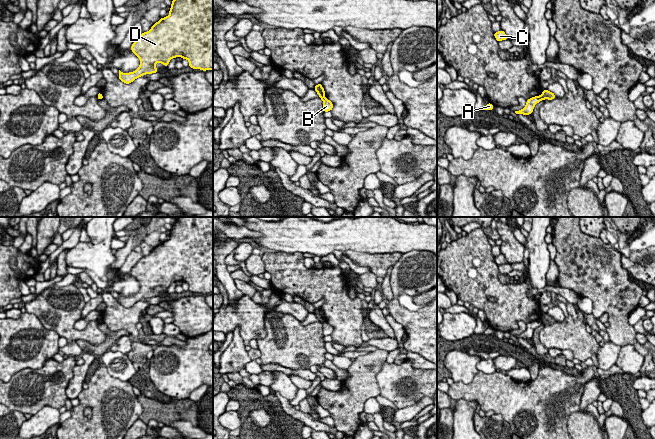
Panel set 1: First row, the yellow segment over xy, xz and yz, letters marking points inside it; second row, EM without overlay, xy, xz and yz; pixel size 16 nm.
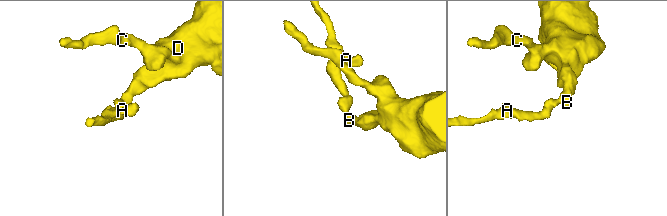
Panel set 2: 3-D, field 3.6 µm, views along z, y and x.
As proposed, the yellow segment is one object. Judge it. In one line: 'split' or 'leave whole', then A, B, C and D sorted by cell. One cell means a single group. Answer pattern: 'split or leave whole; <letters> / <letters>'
split; A / B C D

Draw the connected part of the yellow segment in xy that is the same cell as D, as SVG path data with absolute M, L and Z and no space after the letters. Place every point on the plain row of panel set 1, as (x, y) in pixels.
M179 217L172 225L169 239L156 246L149 255L143 256L131 269L131 275L139 282L139 292L133 296L122 297L119 294L118 302L129 308L138 301L157 297L156 287L168 290L170 284L182 281L189 285L189 291L202 295L213 294L213 217Z

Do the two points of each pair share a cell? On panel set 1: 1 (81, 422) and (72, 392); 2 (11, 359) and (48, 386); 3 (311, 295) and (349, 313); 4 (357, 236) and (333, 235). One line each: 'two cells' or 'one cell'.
1: two cells
2: two cells
3: one cell
4: one cell

